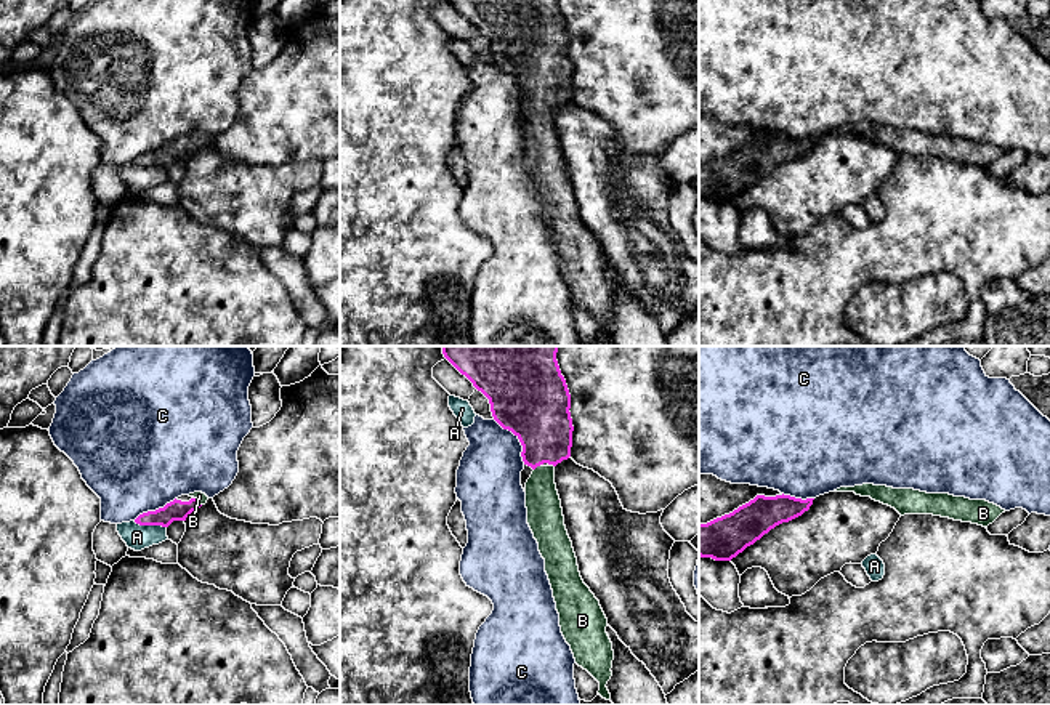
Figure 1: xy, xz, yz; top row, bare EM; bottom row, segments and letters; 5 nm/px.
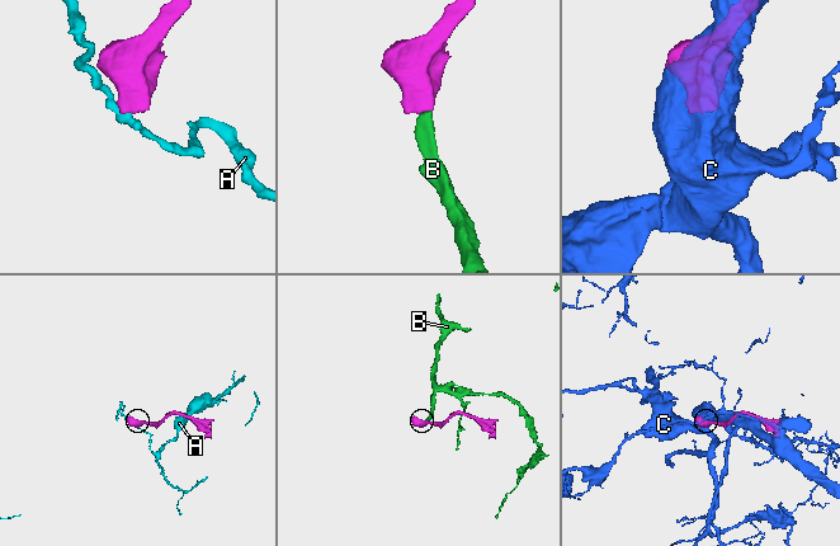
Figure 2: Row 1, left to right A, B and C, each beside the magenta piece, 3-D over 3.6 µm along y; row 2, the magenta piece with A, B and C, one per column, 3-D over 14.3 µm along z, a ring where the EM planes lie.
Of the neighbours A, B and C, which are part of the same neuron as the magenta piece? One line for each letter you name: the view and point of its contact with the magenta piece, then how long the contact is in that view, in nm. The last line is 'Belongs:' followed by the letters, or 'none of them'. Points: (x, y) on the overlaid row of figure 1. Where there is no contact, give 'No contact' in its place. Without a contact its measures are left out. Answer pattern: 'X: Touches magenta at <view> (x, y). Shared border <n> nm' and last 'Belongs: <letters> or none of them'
B: Touches magenta at xz (536, 467). Shared border 40 nm
Belongs: B

